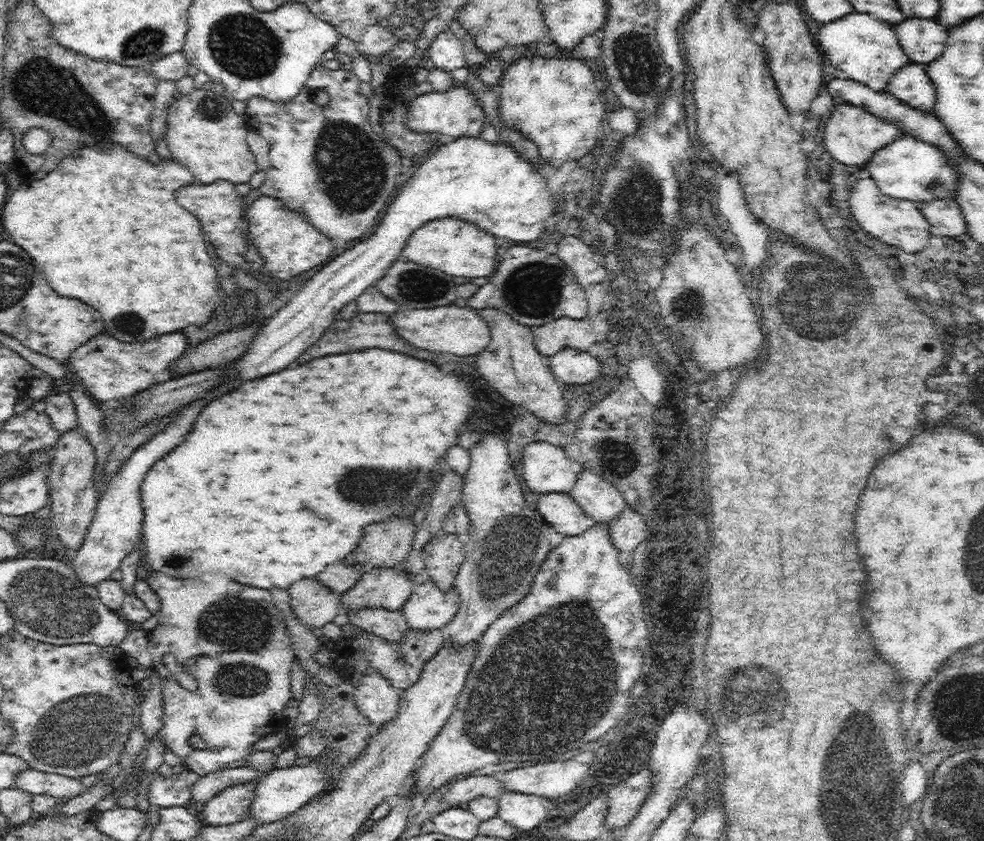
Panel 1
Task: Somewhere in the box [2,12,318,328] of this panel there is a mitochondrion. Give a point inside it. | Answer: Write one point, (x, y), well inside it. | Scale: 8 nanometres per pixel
(41, 86)

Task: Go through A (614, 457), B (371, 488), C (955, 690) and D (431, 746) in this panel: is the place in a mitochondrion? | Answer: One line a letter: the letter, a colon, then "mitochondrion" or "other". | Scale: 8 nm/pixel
A: mitochondrion
B: mitochondrion
C: mitochondrion
D: other

